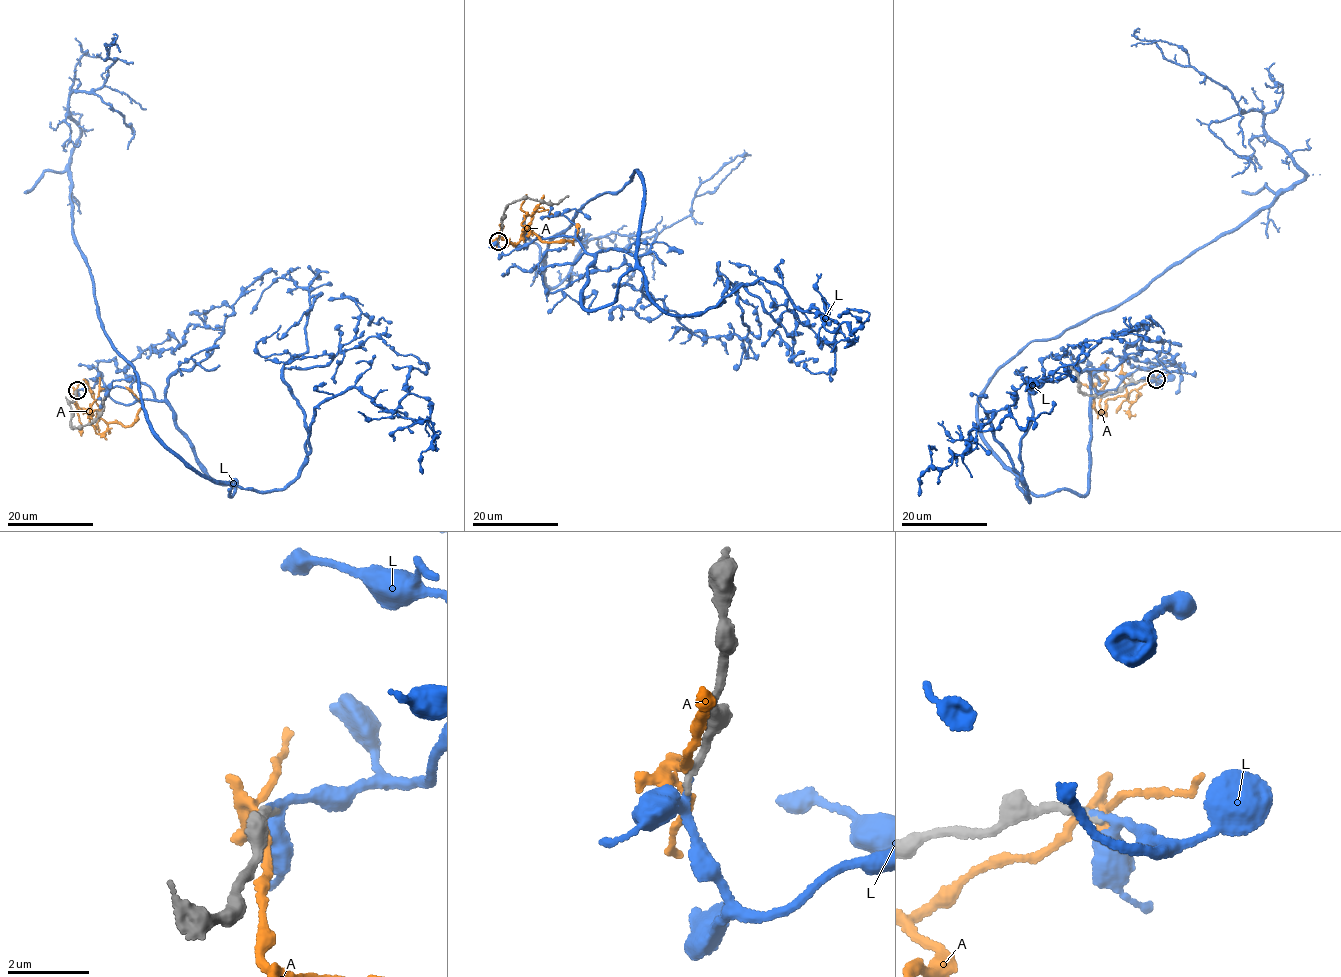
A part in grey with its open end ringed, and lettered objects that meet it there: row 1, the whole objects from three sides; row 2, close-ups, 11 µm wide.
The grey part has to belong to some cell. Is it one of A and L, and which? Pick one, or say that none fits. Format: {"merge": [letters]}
{"merge": ["L"]}

